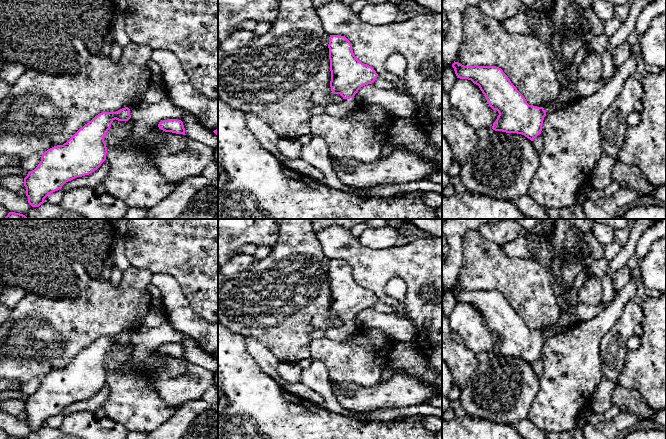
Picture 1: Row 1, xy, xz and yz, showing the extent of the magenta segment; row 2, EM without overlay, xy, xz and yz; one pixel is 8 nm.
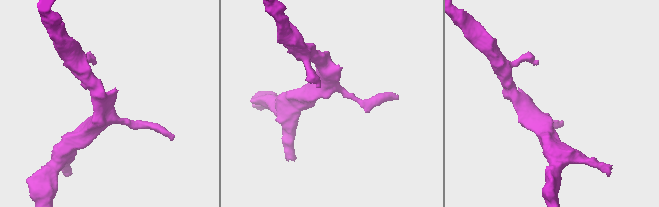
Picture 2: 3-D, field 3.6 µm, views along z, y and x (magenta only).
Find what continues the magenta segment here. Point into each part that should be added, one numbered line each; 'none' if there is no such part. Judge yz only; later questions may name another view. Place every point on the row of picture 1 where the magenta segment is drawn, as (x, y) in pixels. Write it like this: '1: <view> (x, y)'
1: yz (564, 98)

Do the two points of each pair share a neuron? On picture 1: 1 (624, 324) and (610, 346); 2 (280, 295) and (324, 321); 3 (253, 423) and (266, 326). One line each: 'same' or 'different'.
1: same
2: same
3: different

